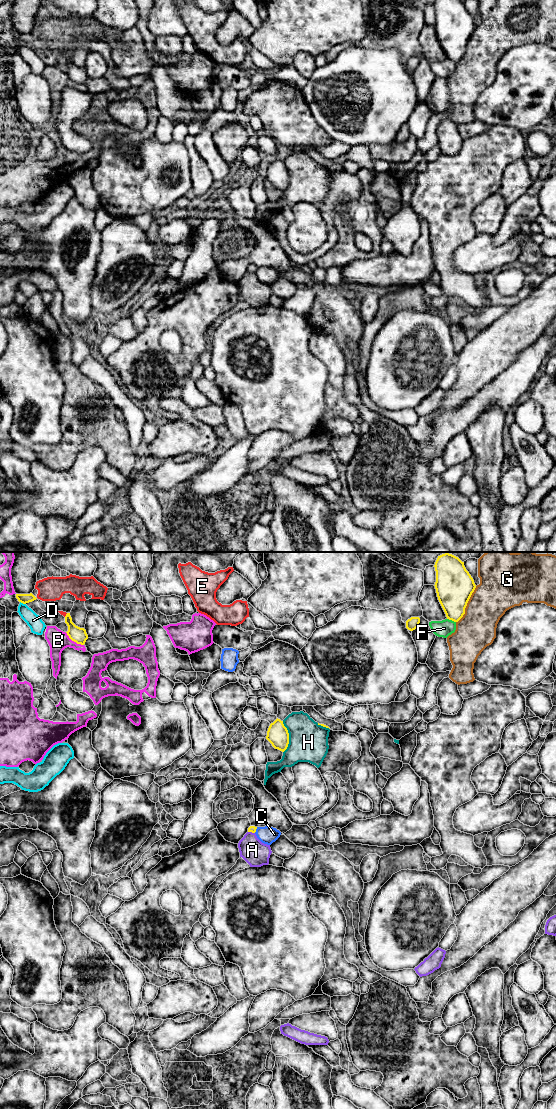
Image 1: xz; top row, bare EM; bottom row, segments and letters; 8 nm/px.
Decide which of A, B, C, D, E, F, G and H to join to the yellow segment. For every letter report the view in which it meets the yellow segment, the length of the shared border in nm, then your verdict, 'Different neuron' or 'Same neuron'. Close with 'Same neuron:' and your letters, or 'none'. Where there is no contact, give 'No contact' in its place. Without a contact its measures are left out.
A: Touches yellow in xz. Shared border 60 nm. Different neuron
B: Touches yellow in xz. Shared border 190 nm. Different neuron
C: Touches yellow in xz. Shared border 50 nm. Different neuron
D: Touches yellow in xz. Shared border 50 nm. Different neuron
E: Touches yellow in xz. Shared border 40 nm. Different neuron
F: Touches yellow in xz. Shared border 80 nm. Different neuron
G: Touches yellow in xz. Shared border 340 nm. Different neuron
H: Touches yellow in xz. Shared border 260 nm. Different neuron
Same neuron: none

